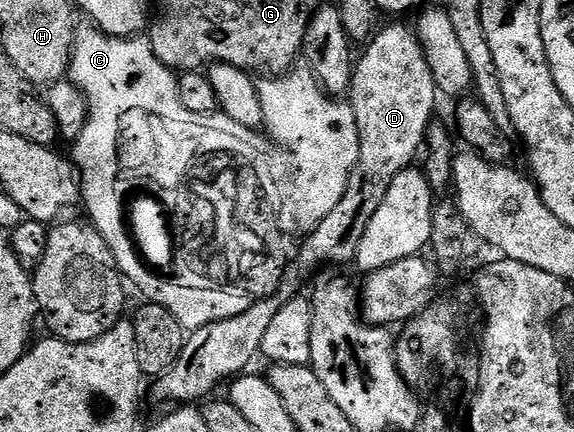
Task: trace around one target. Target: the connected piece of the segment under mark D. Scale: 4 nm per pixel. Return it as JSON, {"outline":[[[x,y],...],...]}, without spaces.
{"outline":[[[392,24],[389,28],[383,28],[381,27],[372,39],[367,41],[365,48],[368,49],[361,56],[359,53],[352,70],[350,110],[356,119],[356,139],[358,141],[356,164],[348,176],[348,185],[338,206],[335,206],[330,214],[326,214],[326,218],[322,218],[314,225],[307,233],[309,236],[305,238],[304,245],[300,248],[300,260],[308,268],[316,268],[319,264],[351,265],[355,261],[358,242],[362,238],[370,218],[374,218],[390,182],[394,182],[396,175],[415,161],[412,159],[415,158],[419,148],[421,151],[426,140],[429,123],[433,119],[432,111],[436,108],[438,89],[428,60],[424,56],[424,48],[420,45],[417,35],[413,29],[411,32],[404,24]]]}

